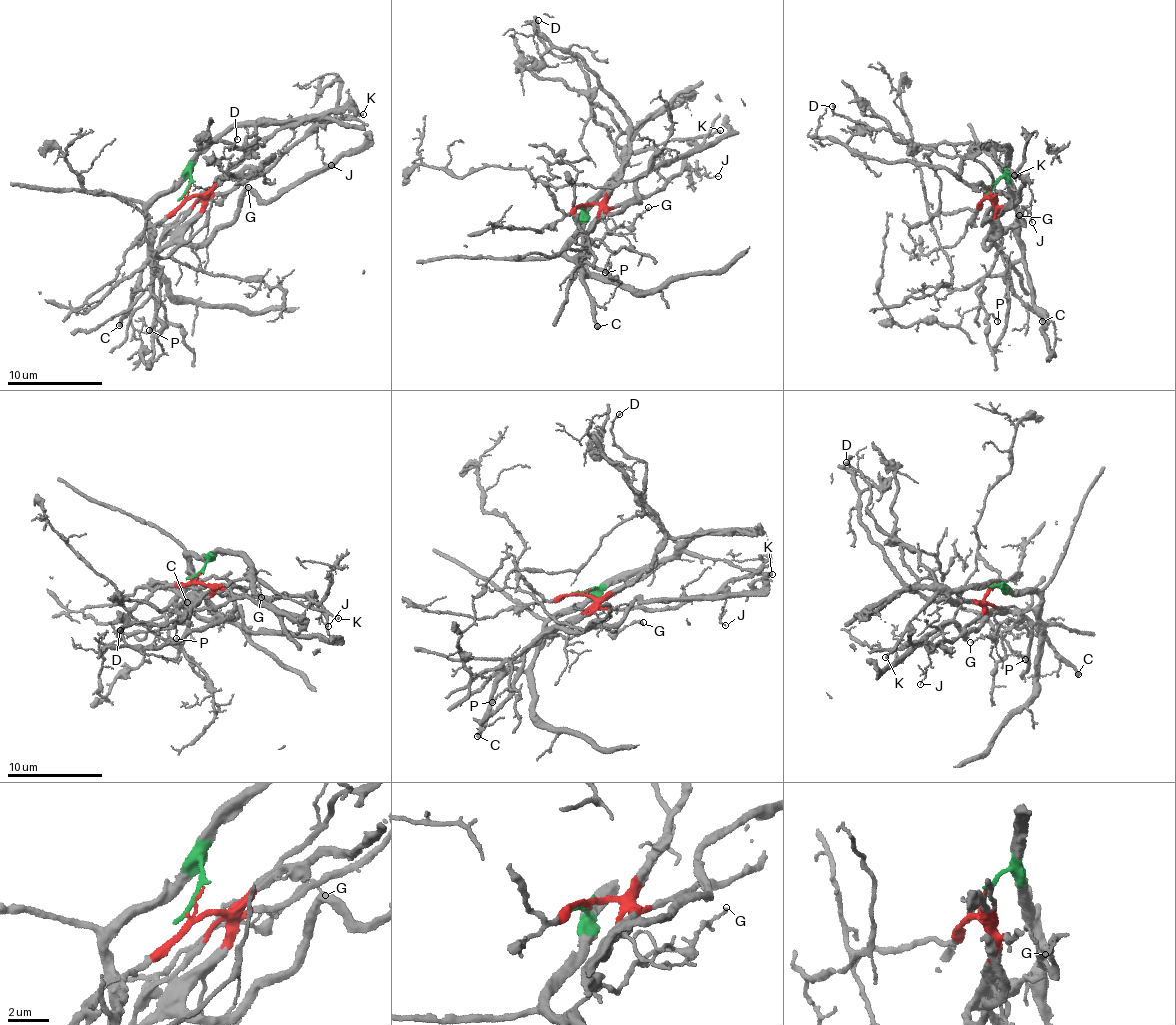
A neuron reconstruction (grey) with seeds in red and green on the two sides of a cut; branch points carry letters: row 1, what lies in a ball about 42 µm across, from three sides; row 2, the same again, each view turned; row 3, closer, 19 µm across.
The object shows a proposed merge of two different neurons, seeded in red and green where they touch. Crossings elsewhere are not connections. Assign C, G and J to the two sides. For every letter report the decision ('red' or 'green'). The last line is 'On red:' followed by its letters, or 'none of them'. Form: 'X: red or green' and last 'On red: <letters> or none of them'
C: green
G: green
J: red
On red: J

